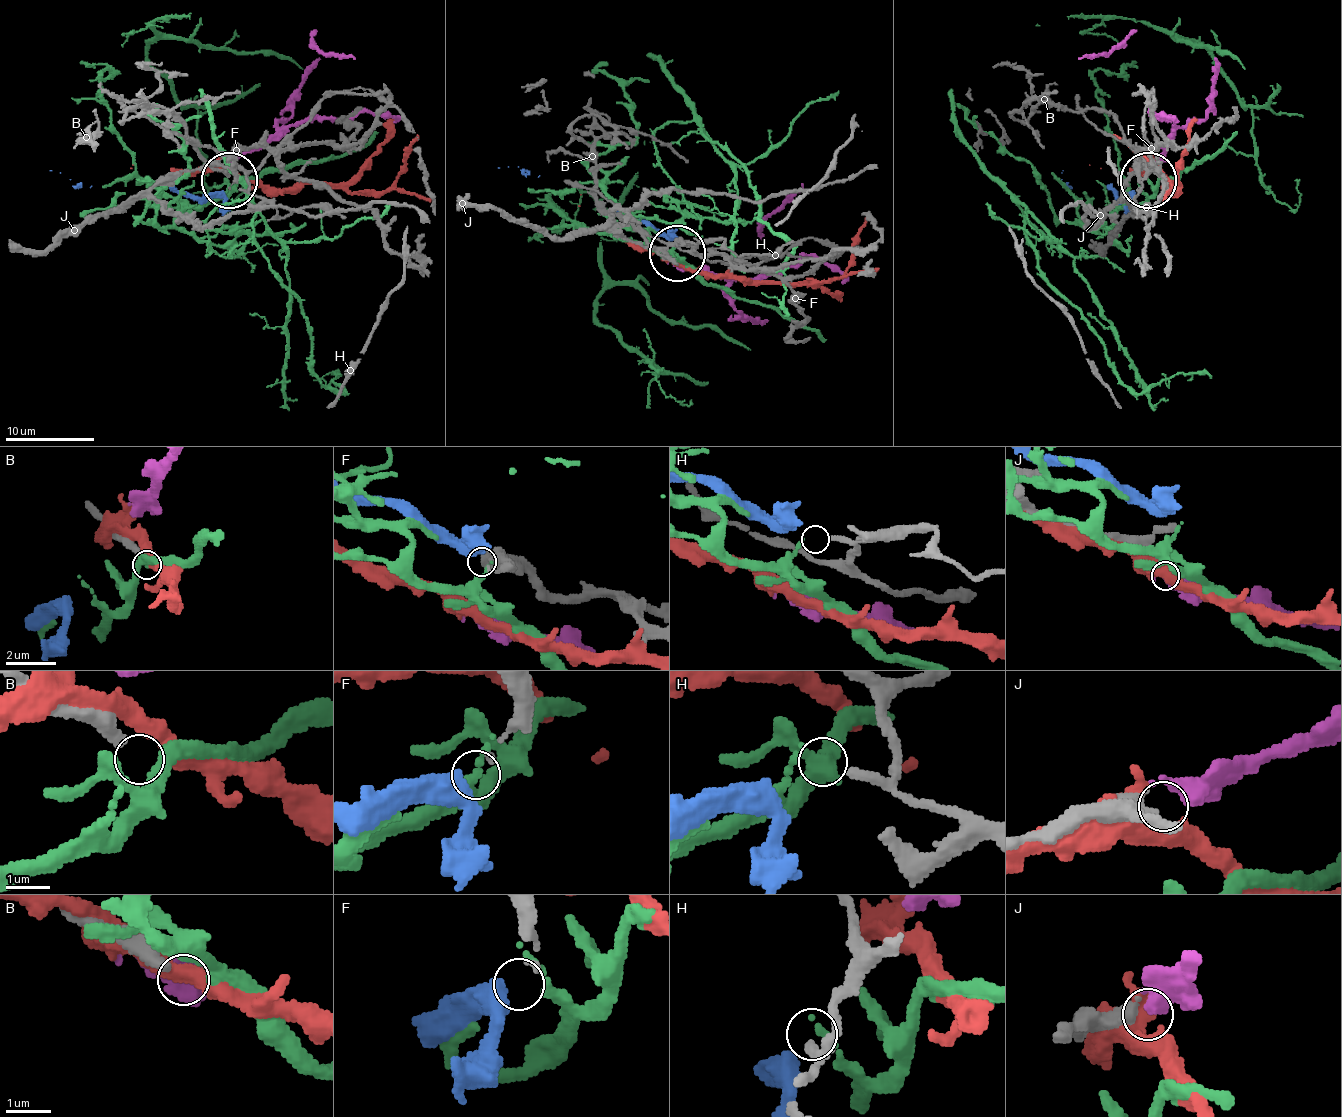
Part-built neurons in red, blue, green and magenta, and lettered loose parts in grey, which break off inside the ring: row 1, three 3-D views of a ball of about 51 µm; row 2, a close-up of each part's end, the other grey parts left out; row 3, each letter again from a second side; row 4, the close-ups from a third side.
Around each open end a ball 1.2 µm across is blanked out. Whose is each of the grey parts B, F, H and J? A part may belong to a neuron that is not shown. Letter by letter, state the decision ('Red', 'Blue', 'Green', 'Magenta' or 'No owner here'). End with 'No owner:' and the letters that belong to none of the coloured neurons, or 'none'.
B: Green
F: Blue
H: No owner here
J: Magenta
No owner: H

